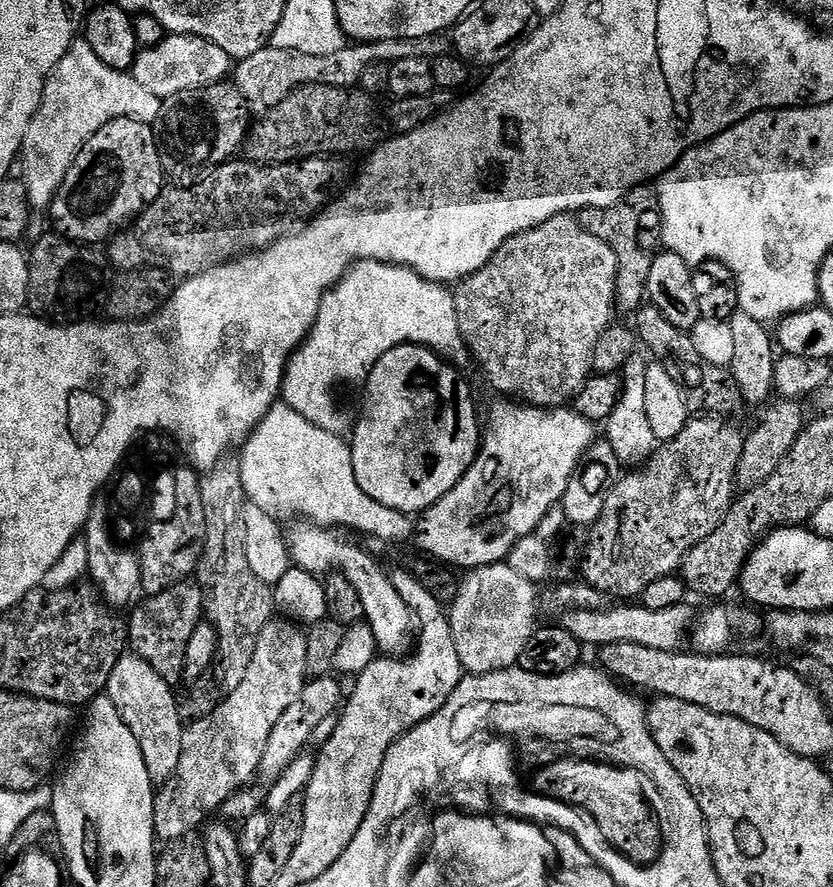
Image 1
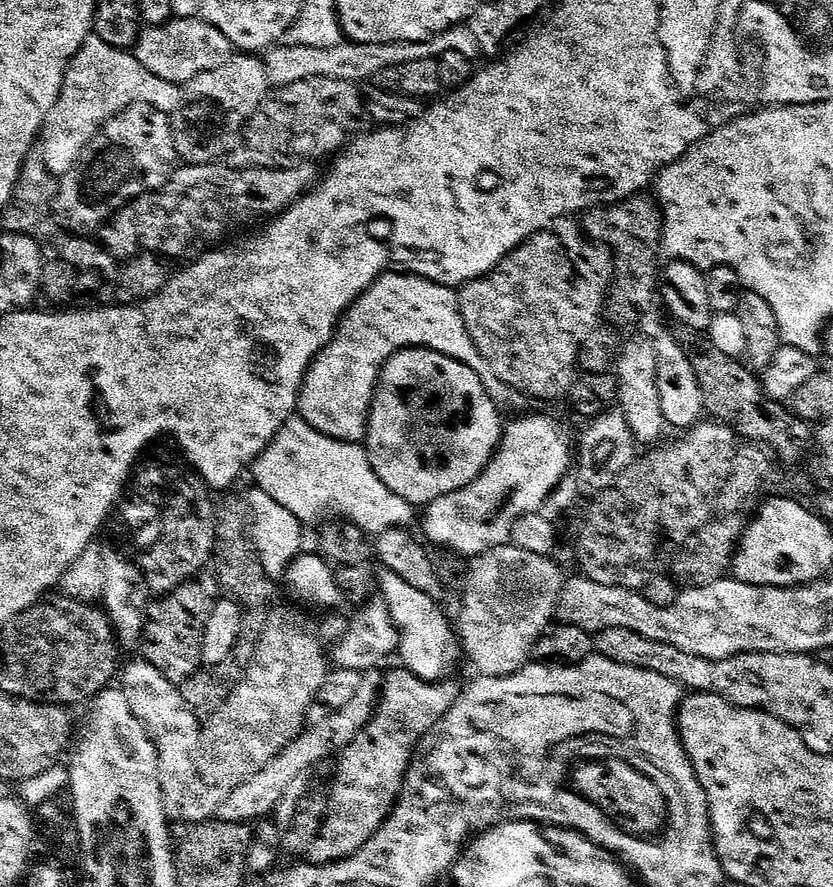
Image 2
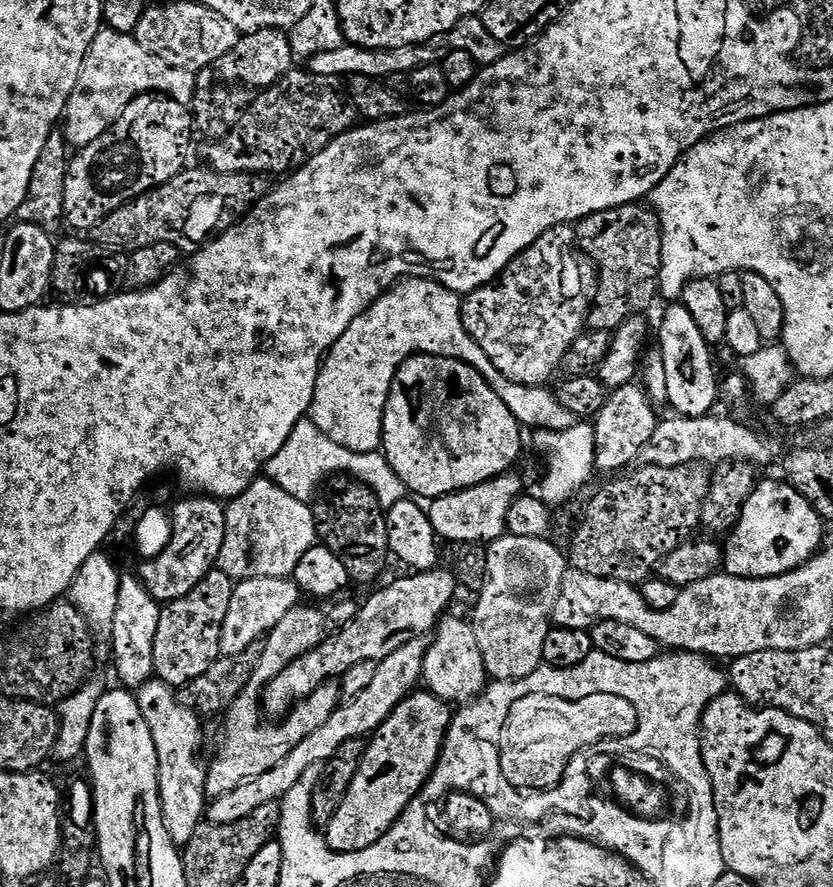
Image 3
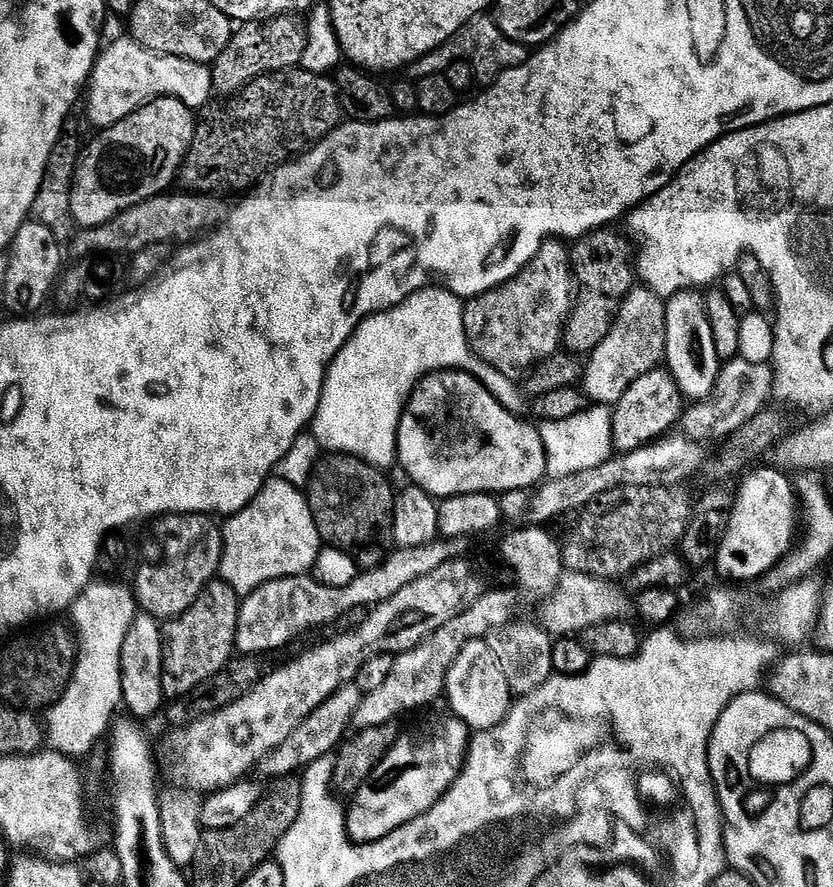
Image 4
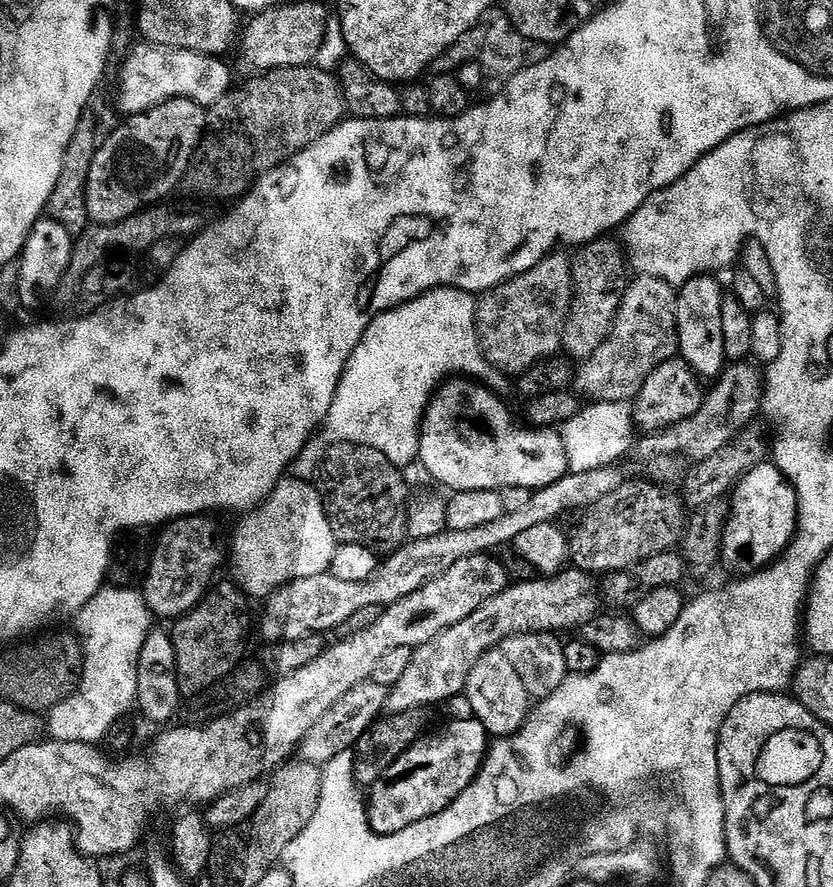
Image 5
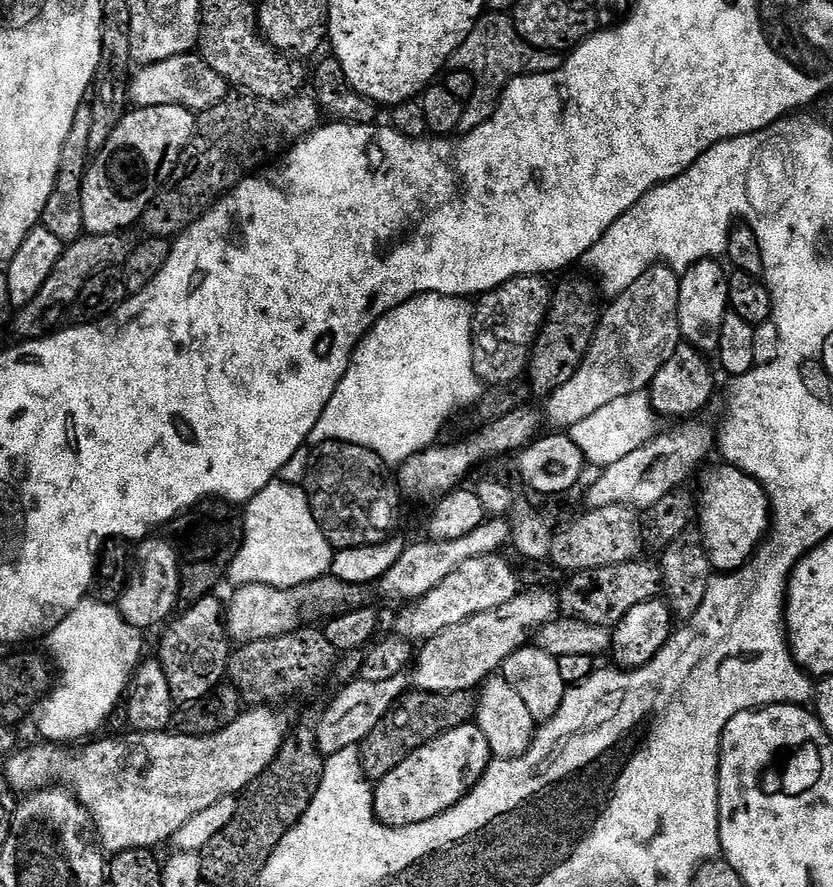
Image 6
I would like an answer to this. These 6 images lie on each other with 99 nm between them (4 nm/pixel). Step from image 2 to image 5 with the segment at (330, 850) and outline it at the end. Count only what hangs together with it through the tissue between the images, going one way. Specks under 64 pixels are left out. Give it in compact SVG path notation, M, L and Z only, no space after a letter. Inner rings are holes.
M475 719L456 720L445 732L437 736L425 735L411 744L404 753L377 778L371 785L369 796L366 796L366 815L368 827L377 836L389 836L398 830L405 830L406 826L414 826L414 822L422 822L450 806L462 790L471 786L473 780L480 772L485 756L489 753L490 737L484 732Z

